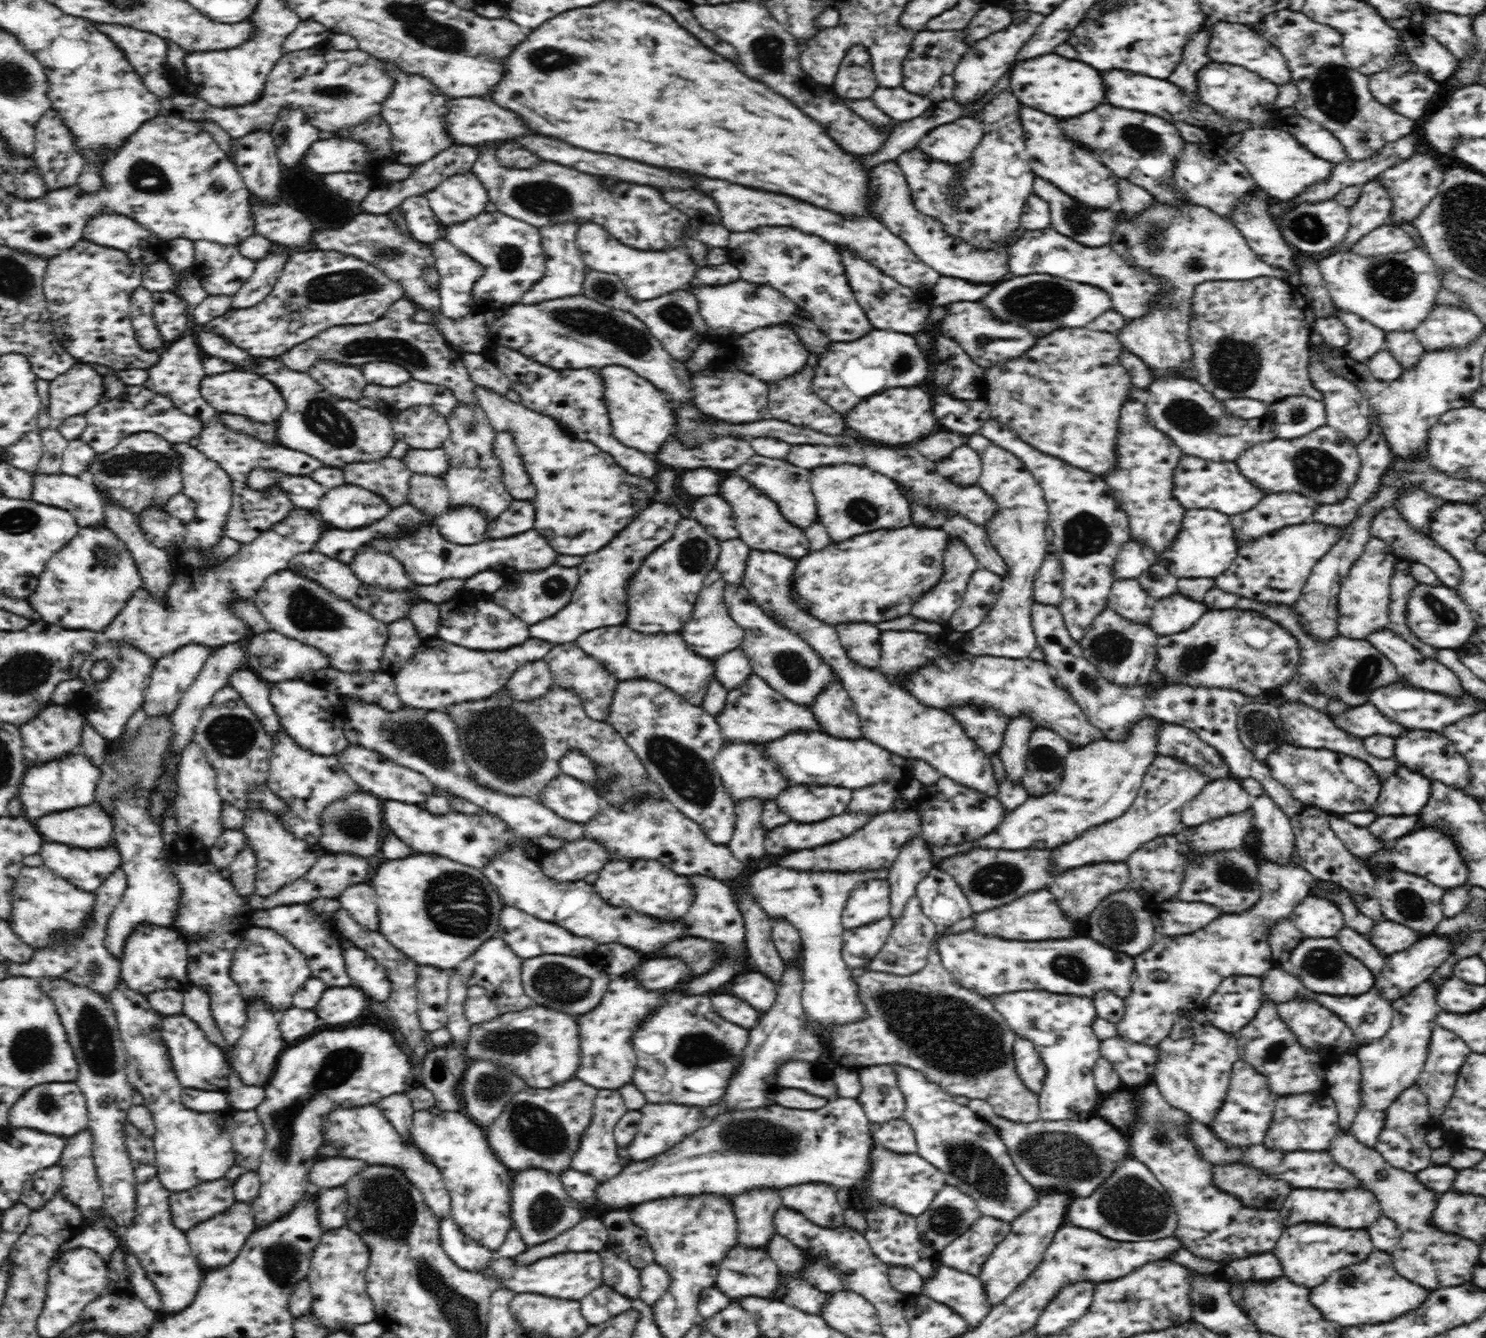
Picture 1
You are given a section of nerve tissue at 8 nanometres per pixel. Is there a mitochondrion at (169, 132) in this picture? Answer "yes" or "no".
no

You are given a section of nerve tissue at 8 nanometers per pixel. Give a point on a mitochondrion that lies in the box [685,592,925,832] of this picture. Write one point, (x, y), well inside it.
(795, 668)

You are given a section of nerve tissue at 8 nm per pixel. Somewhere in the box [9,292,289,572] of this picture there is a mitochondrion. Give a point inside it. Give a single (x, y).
(157, 467)

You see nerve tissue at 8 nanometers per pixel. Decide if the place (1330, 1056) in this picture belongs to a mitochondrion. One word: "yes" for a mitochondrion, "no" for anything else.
no

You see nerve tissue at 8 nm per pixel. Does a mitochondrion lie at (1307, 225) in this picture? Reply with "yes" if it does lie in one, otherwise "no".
yes

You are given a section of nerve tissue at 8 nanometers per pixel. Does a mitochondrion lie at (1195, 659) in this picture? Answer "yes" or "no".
yes

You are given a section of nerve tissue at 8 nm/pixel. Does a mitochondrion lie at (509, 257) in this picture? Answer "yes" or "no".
yes

